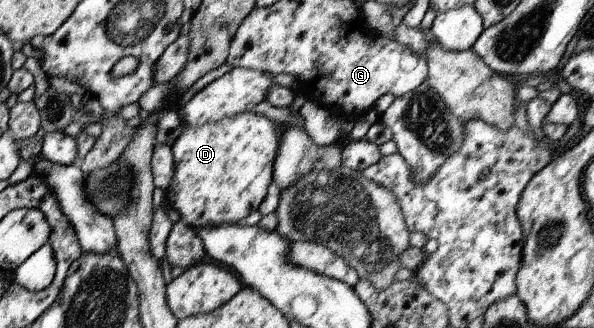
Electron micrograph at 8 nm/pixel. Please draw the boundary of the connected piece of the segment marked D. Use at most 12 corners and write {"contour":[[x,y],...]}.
{"contour":[[249,111],[171,143],[166,202],[237,224],[274,182],[284,124]]}

